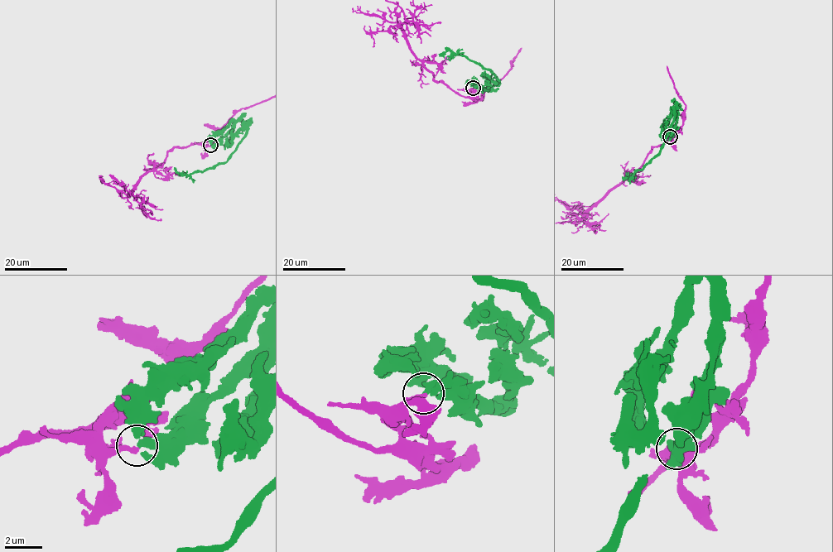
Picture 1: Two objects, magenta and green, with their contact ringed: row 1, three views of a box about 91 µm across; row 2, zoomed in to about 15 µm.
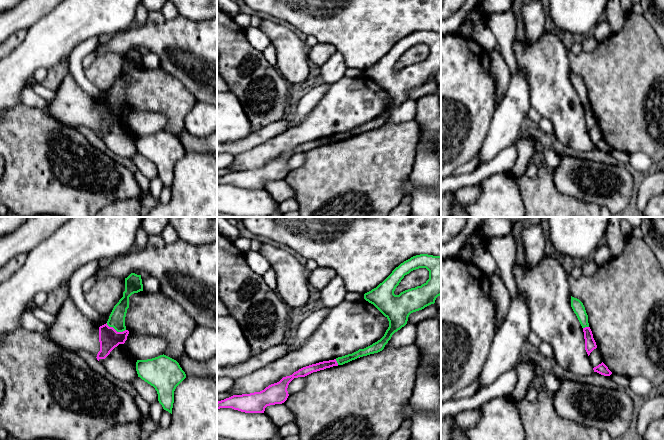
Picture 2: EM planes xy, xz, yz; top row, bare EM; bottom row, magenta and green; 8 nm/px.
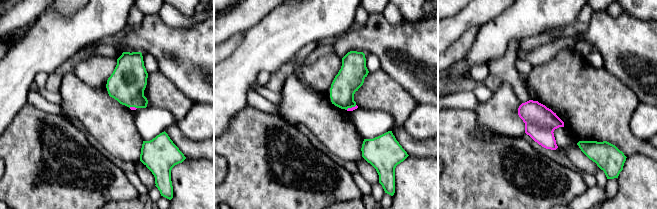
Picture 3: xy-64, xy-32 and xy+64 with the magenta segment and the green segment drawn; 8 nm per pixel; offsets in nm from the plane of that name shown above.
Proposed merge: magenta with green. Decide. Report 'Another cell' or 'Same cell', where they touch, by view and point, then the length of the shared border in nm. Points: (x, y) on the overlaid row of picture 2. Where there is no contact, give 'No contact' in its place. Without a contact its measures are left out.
Another cell. Touches magenta at xy (115, 330). Shared border 170 nm

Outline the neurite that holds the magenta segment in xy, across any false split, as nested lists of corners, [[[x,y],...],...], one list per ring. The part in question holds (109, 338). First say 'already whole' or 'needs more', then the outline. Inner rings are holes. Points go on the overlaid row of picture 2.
already whole | [[[106,324],[99,327],[100,351],[97,354],[97,360],[105,359],[110,352],[119,344],[124,344],[129,334],[128,330],[117,332],[113,327]]]

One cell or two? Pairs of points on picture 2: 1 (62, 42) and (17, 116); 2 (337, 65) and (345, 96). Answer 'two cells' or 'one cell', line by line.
1: two cells
2: two cells

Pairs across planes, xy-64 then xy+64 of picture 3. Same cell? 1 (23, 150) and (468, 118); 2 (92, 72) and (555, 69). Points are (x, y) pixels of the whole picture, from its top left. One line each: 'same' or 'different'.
1: same
2: same

